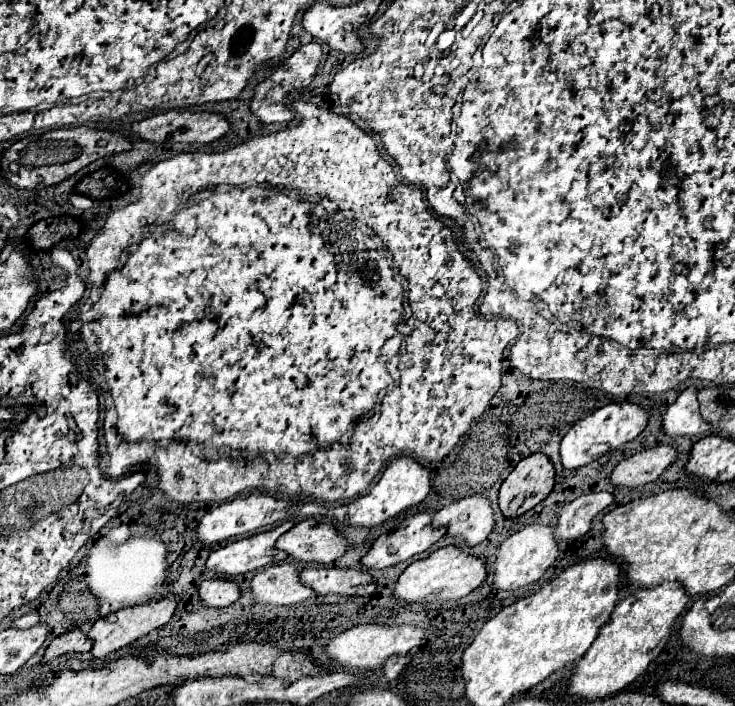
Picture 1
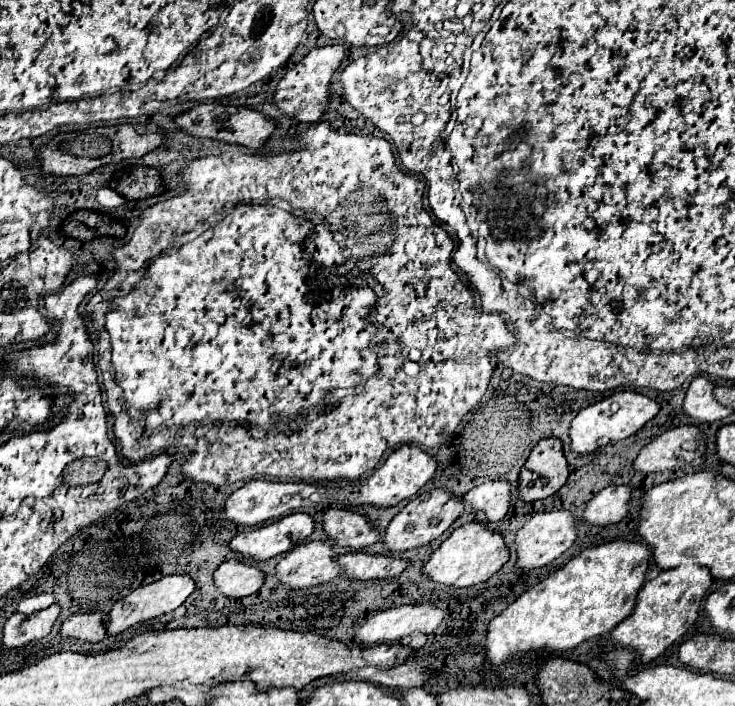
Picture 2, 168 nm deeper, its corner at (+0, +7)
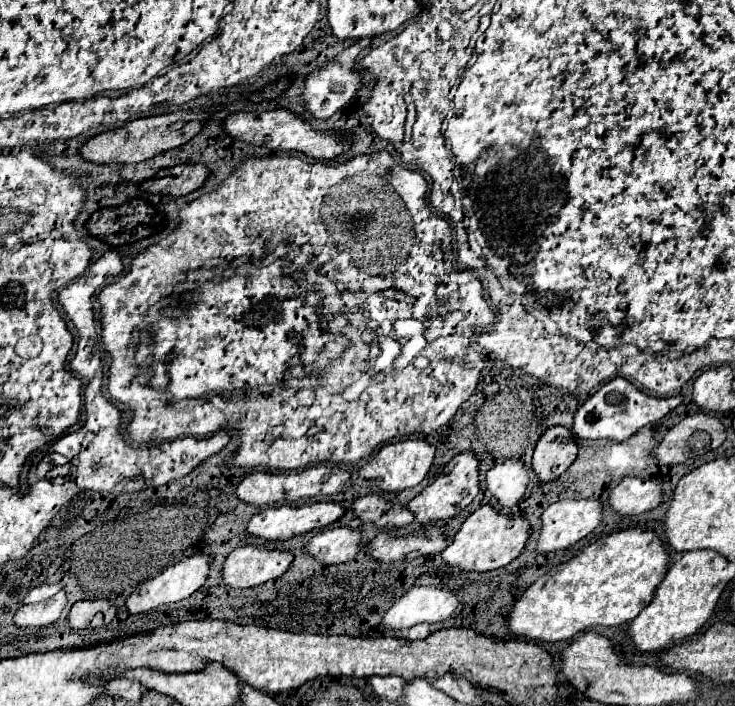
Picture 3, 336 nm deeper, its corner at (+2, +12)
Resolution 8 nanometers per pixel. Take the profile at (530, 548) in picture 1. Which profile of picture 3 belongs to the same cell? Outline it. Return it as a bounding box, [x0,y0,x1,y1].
[537,500,601,554]

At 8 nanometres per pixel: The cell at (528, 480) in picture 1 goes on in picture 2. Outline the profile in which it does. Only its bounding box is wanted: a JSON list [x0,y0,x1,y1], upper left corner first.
[519,437,569,501]

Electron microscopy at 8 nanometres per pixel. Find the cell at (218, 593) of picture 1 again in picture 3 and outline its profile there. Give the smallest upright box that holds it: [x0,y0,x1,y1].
[223,546,291,588]

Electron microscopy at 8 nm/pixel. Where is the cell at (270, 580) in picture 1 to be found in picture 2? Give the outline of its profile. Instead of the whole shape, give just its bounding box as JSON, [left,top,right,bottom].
[277,541,339,589]

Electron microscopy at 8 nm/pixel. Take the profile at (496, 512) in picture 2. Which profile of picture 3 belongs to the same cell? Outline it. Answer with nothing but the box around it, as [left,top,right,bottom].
[485,460,529,508]

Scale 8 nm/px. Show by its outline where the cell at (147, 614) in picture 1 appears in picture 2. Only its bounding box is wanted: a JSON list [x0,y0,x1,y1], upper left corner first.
[107,575,195,635]

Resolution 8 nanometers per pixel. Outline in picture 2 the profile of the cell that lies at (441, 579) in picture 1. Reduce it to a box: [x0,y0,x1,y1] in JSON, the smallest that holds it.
[423,521,509,587]

